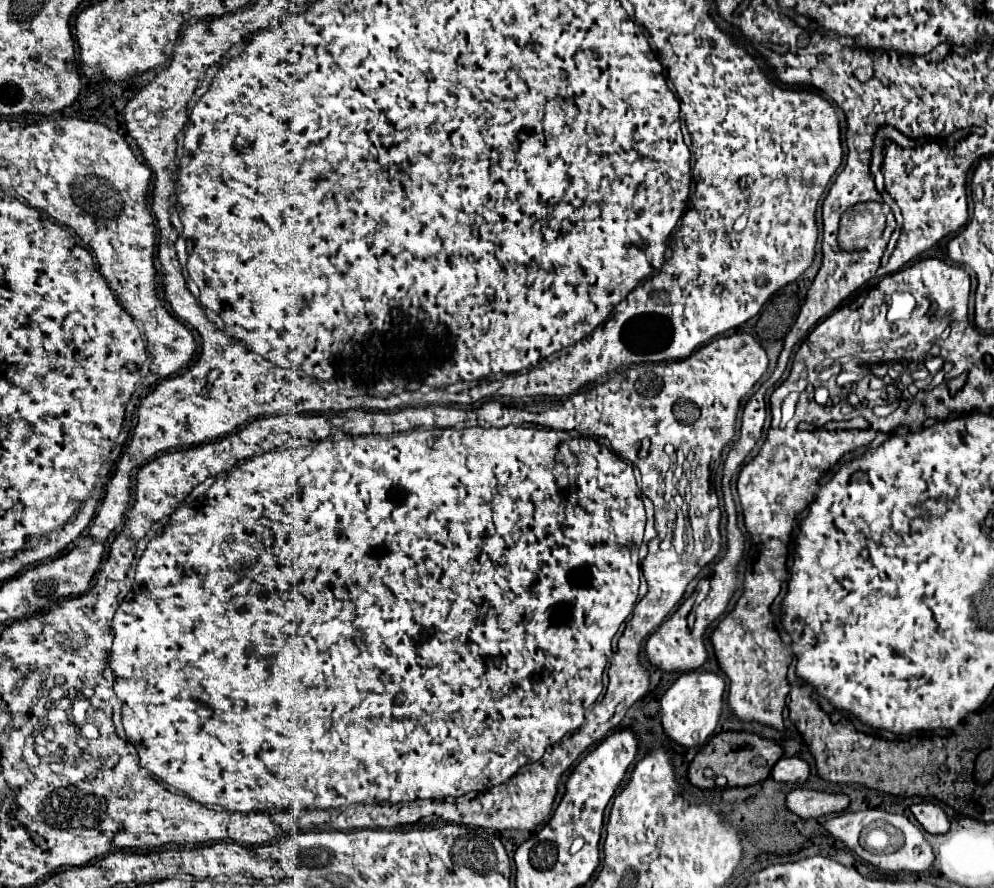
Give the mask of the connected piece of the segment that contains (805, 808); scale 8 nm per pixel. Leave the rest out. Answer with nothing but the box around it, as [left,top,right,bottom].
[786,788,850,818]

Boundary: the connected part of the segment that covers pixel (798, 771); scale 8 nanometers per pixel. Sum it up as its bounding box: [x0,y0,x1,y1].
[770,758,810,784]

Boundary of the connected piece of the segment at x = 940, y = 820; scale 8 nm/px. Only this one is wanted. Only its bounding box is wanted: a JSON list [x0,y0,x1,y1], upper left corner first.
[910,802,950,834]

